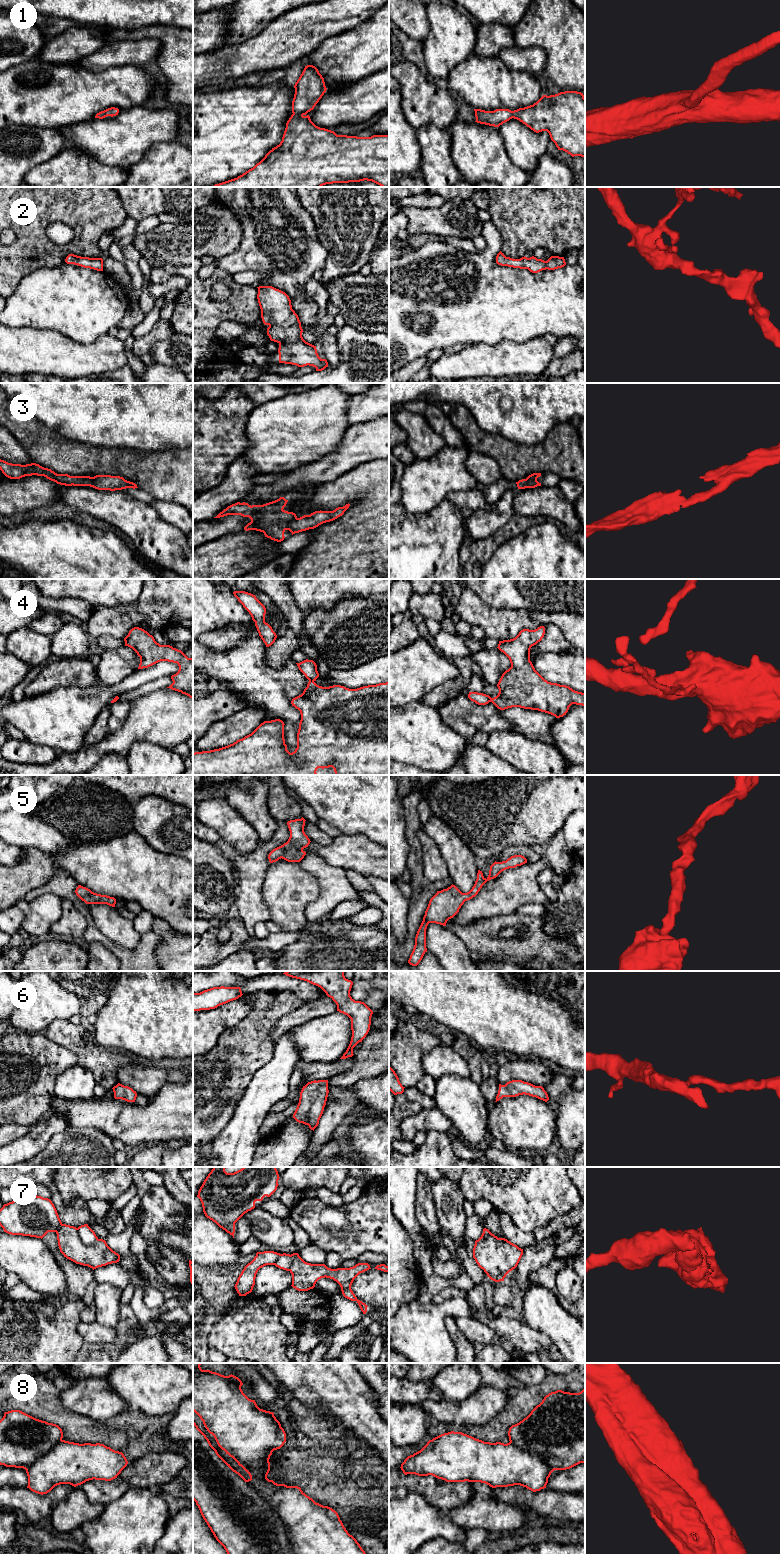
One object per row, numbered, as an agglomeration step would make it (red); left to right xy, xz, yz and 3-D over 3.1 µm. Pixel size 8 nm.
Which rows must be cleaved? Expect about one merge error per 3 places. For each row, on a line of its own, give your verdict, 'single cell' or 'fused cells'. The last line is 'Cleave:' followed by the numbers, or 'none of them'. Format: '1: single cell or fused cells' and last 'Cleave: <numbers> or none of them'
1: single cell
2: single cell
3: single cell
4: fused cells
5: single cell
6: single cell
7: fused cells
8: fused cells
Cleave: 4, 7, 8

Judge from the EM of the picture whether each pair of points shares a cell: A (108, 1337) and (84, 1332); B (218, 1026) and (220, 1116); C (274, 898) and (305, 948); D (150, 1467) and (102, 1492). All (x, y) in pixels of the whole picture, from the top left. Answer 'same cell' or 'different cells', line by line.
A: same cell
B: different cells
C: different cells
D: same cell

